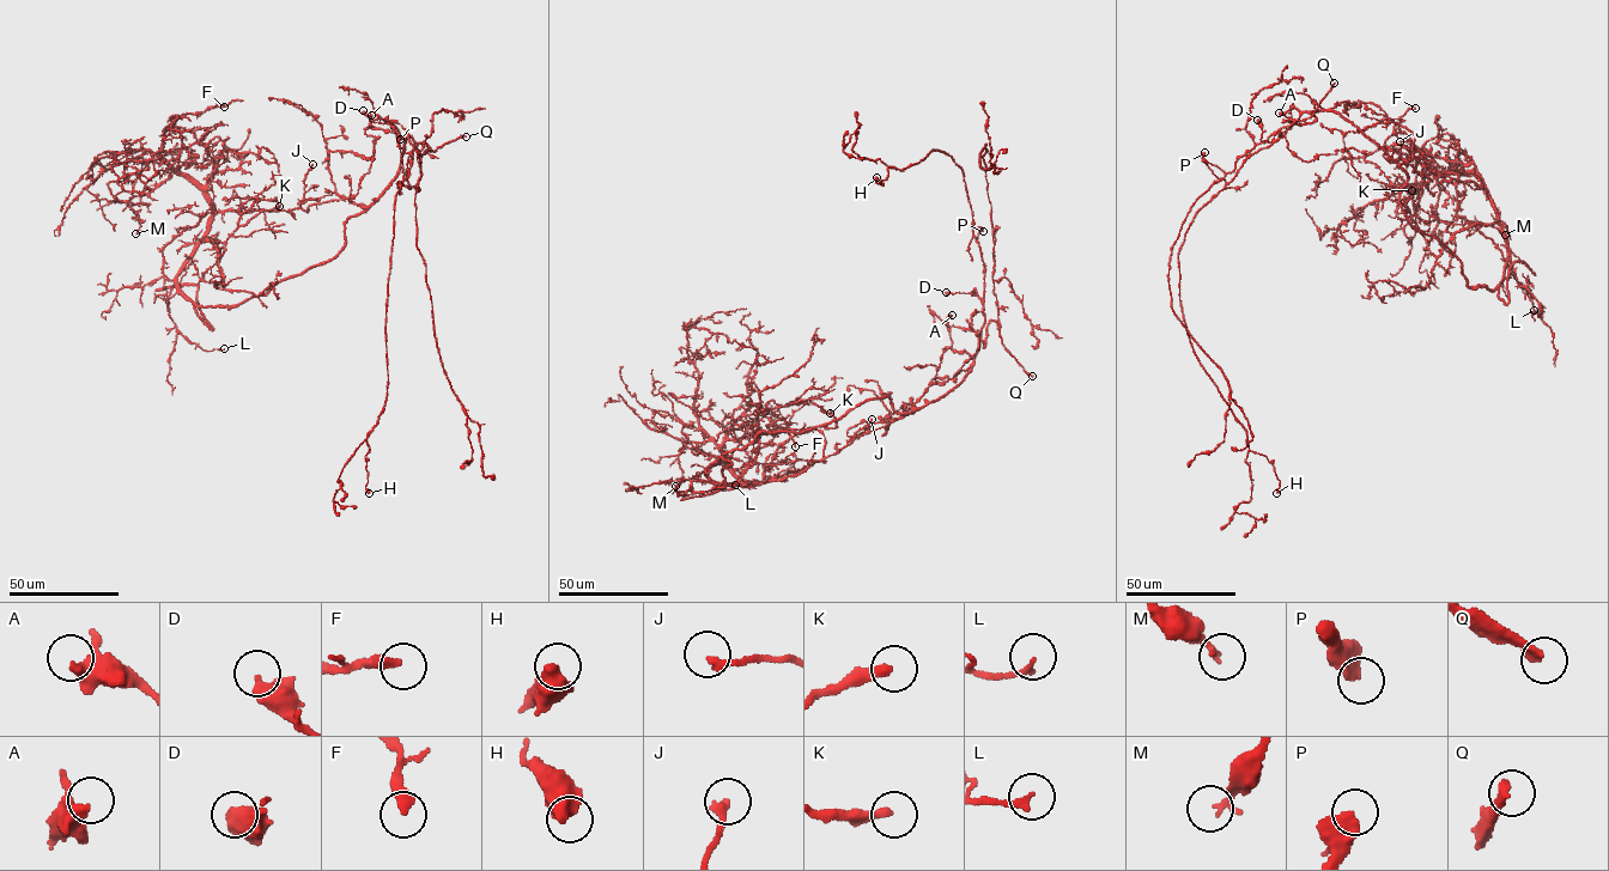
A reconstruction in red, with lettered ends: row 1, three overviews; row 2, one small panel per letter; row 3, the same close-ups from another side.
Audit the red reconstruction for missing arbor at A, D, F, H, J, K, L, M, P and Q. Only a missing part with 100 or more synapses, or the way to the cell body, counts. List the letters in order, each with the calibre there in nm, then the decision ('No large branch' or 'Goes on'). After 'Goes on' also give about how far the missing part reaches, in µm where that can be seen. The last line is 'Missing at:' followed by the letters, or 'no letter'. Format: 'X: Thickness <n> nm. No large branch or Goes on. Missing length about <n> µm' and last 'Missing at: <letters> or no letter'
A: Thickness 400 nm. No large branch
D: Thickness 500 nm. No large branch
F: Thickness 360 nm. No large branch
H: Thickness 600 nm. No large branch
J: Thickness 280 nm. No large branch
K: Thickness 280 nm. No large branch
L: Thickness 170 nm. No large branch
M: Thickness 190 nm. No large branch
P: Thickness 500 nm. No large branch
Q: Thickness 360 nm. Goes on. Missing length about 100 µm
Missing at: Q

